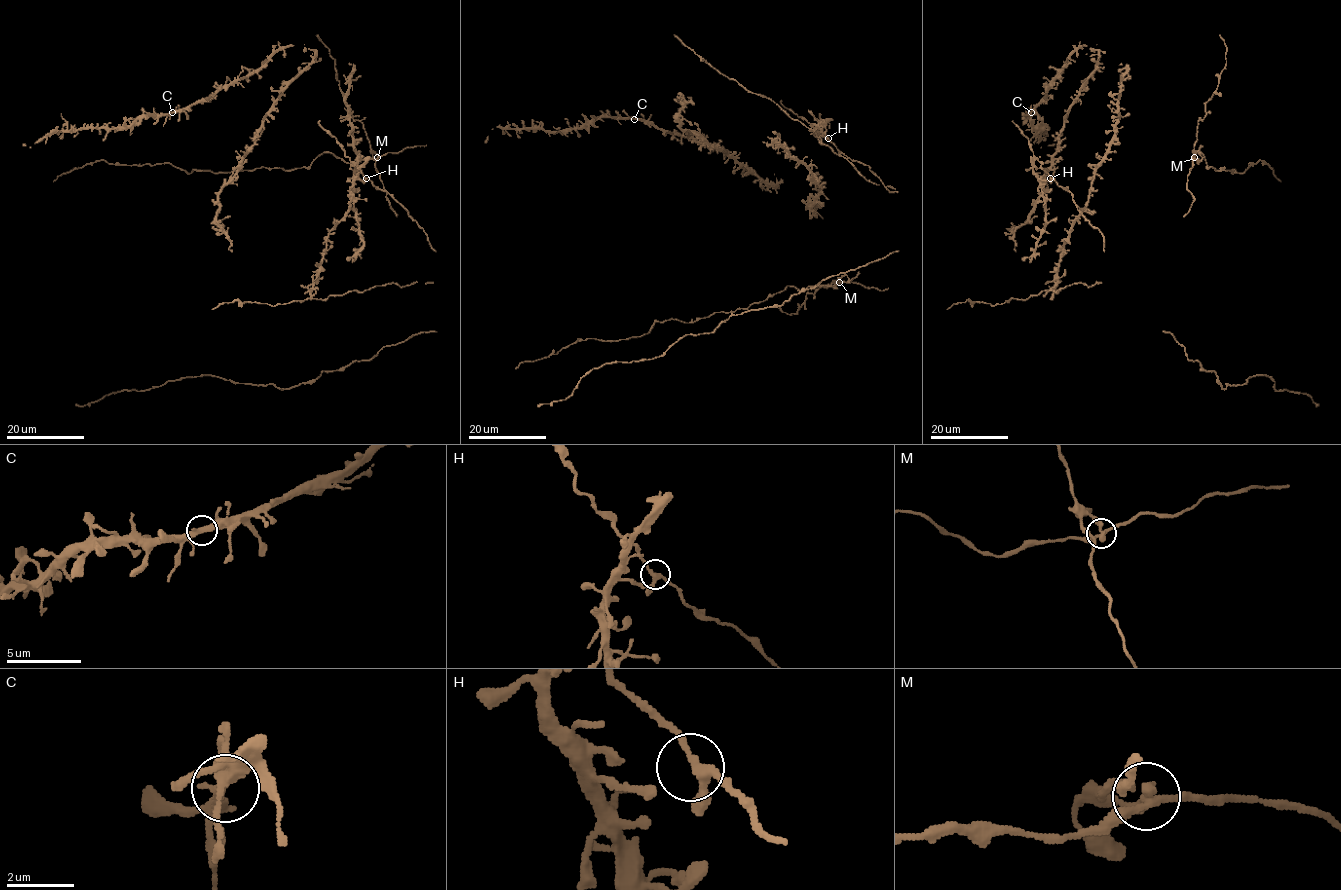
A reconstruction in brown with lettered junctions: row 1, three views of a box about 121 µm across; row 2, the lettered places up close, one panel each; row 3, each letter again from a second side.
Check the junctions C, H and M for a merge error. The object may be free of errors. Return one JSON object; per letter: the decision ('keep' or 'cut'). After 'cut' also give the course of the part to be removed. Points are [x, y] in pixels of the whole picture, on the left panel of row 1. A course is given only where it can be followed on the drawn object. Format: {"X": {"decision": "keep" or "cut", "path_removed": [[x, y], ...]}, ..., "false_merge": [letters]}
{"C": {"decision": "keep"}, "H": {"decision": "keep"}, "M": {"decision": "cut", "path_removed": [[377, 157], [364, 125], [353, 118], [345, 103], [334, 63], [317, 35]]}, "false_merge": ["M"]}

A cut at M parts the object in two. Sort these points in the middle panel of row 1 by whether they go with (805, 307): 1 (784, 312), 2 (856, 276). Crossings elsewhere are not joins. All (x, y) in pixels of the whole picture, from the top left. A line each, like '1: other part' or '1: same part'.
1: same part
2: same part

